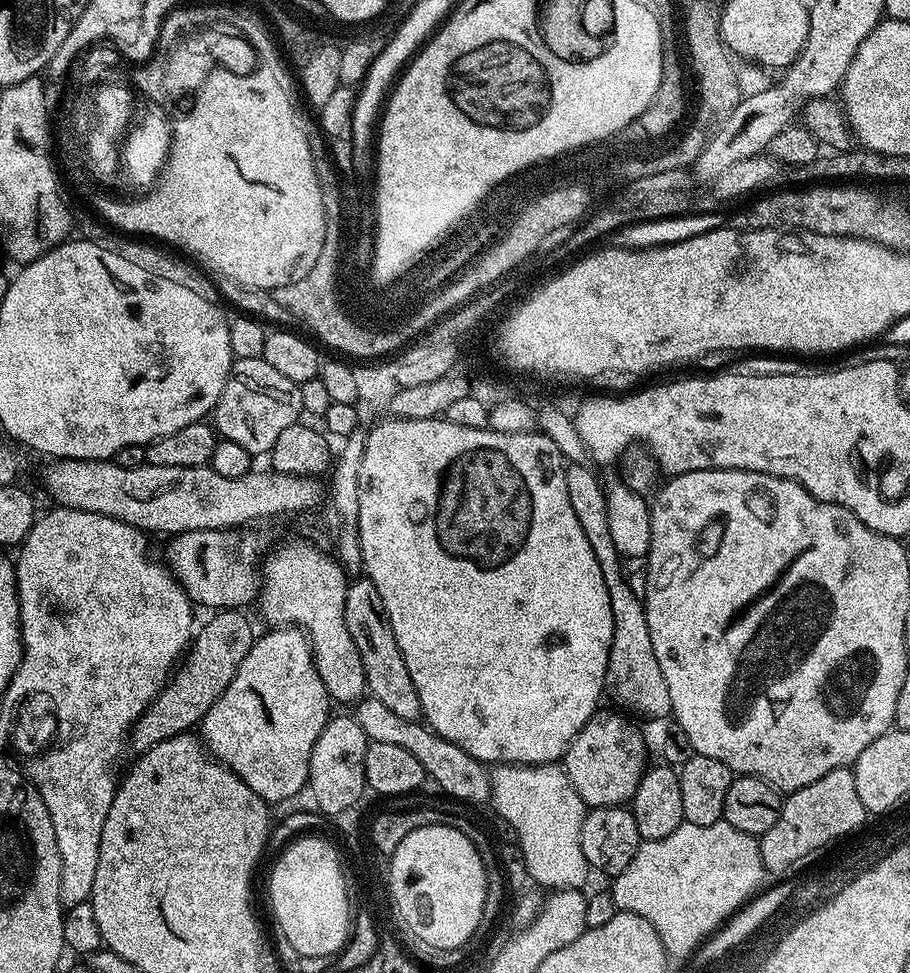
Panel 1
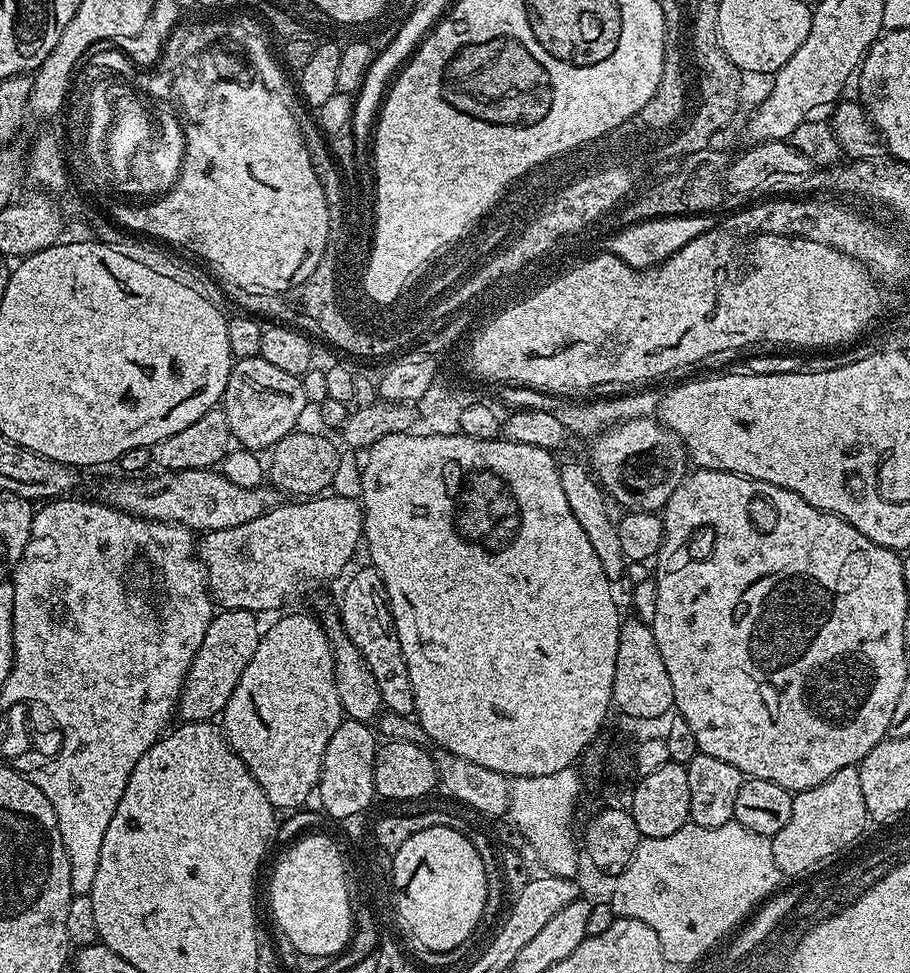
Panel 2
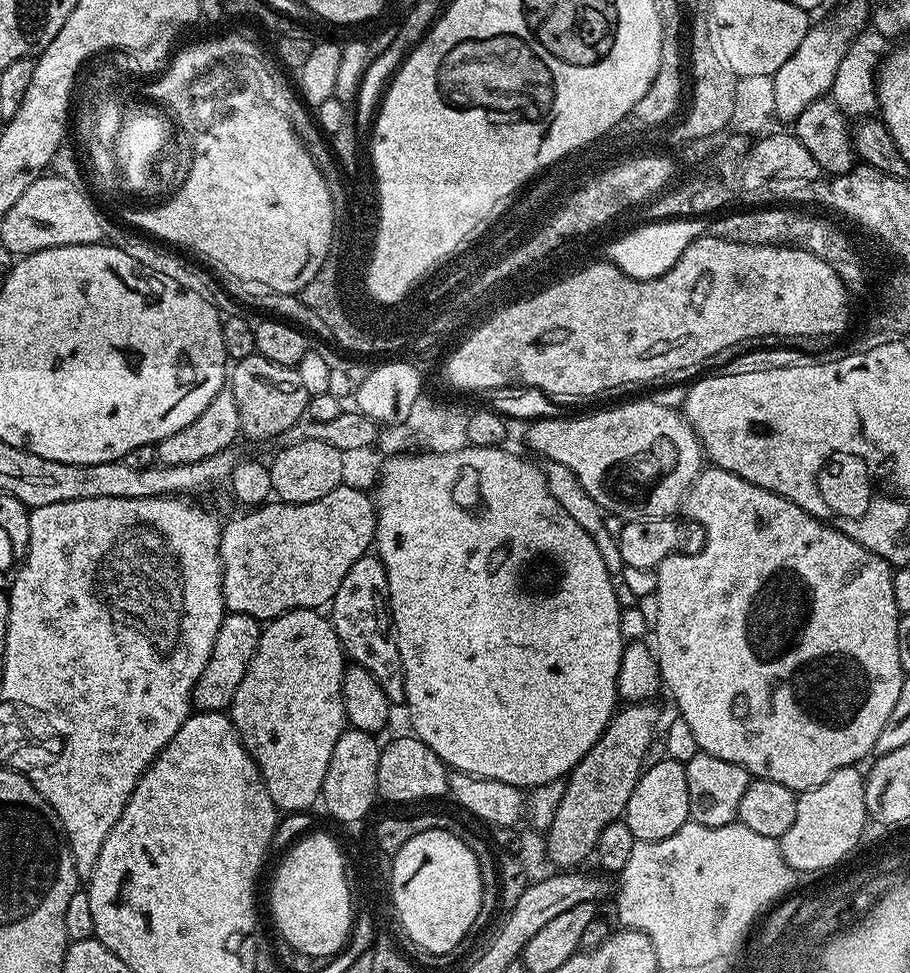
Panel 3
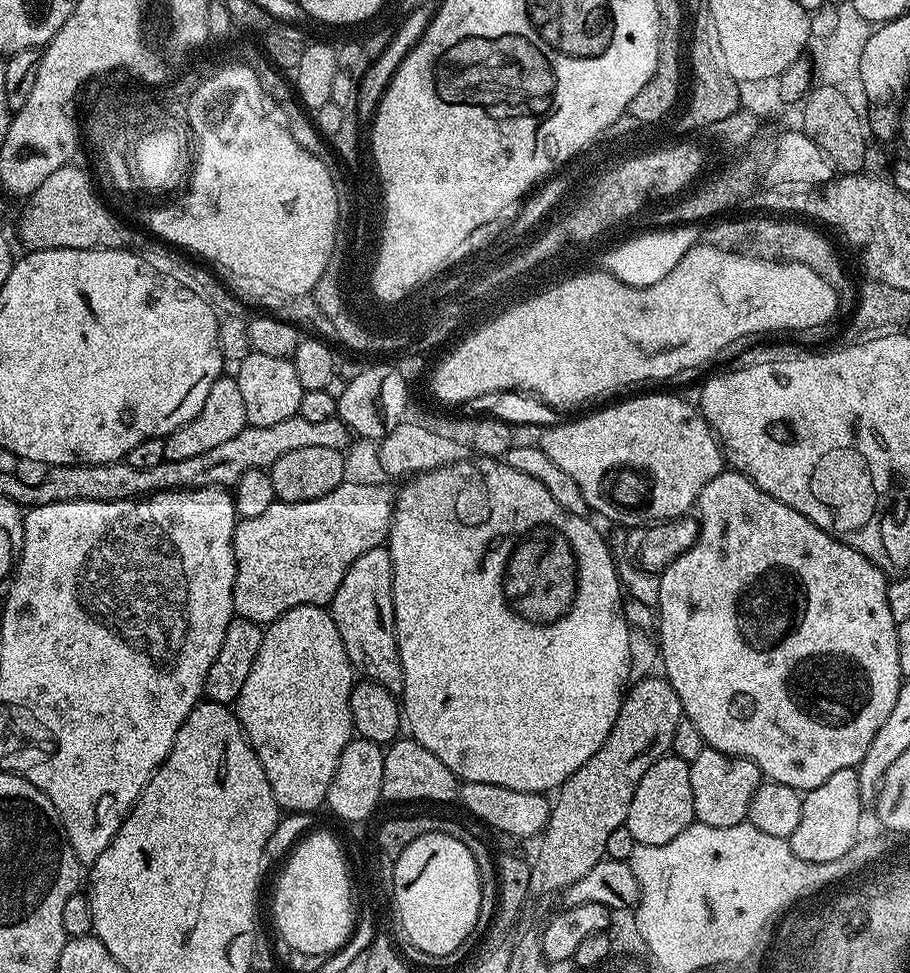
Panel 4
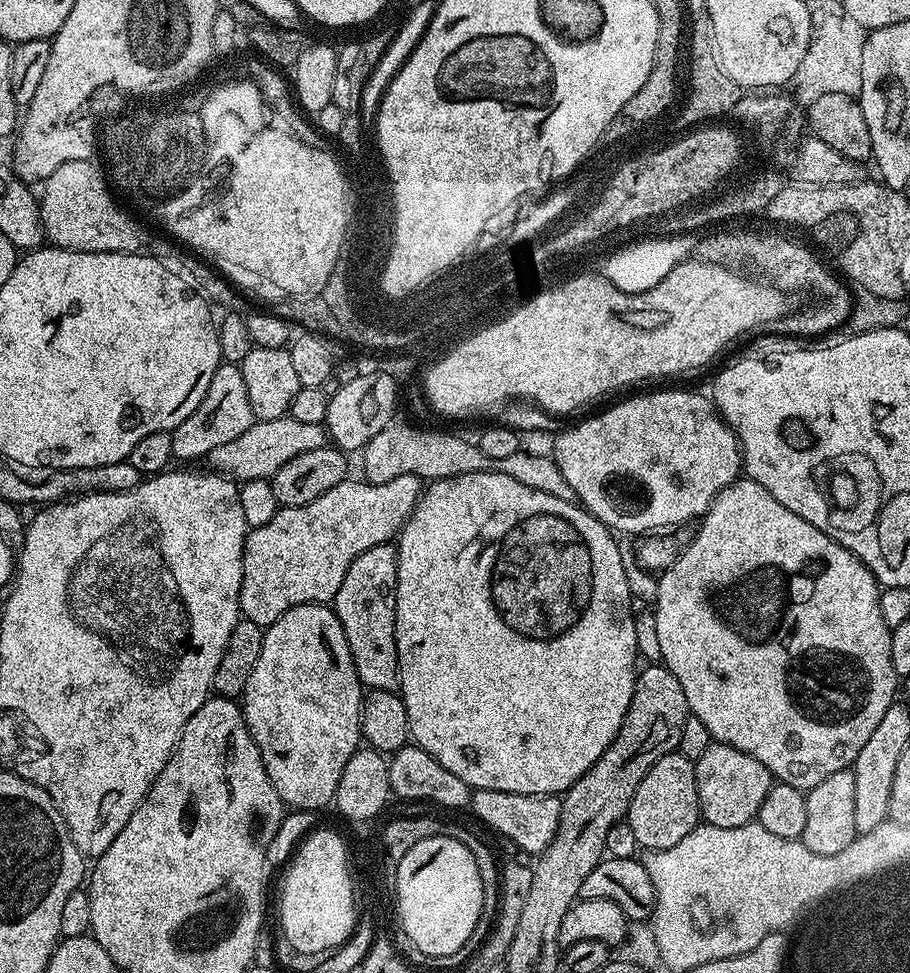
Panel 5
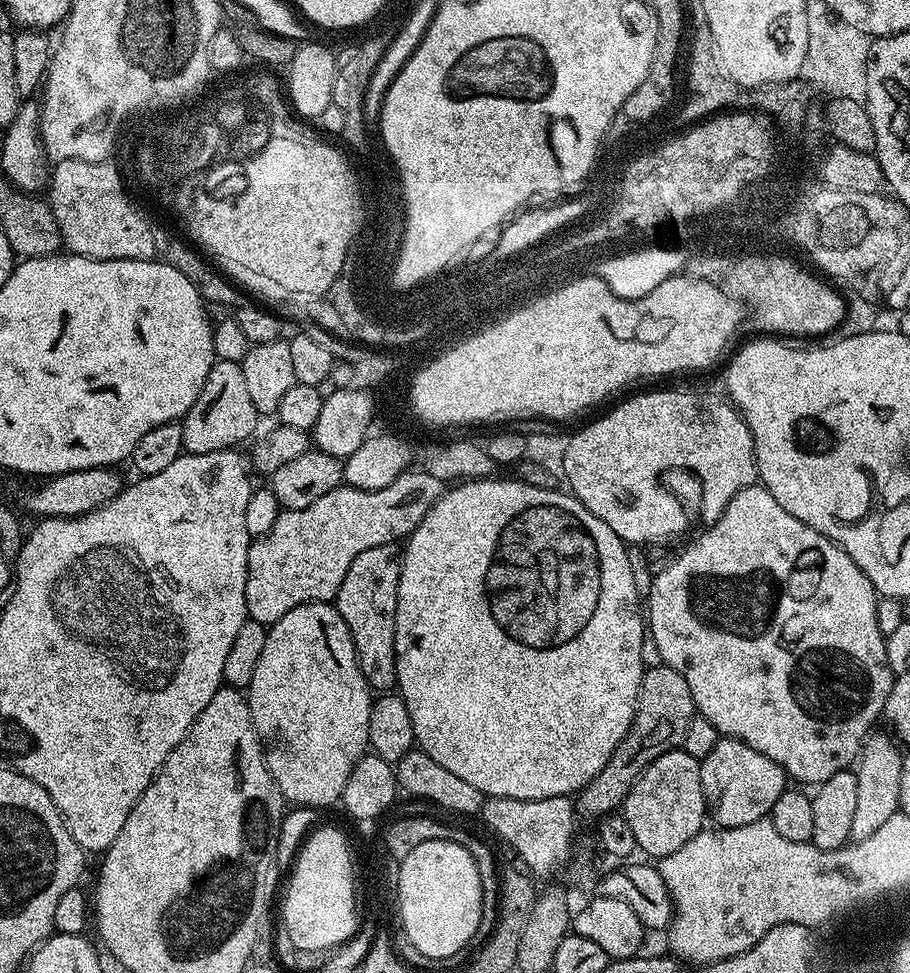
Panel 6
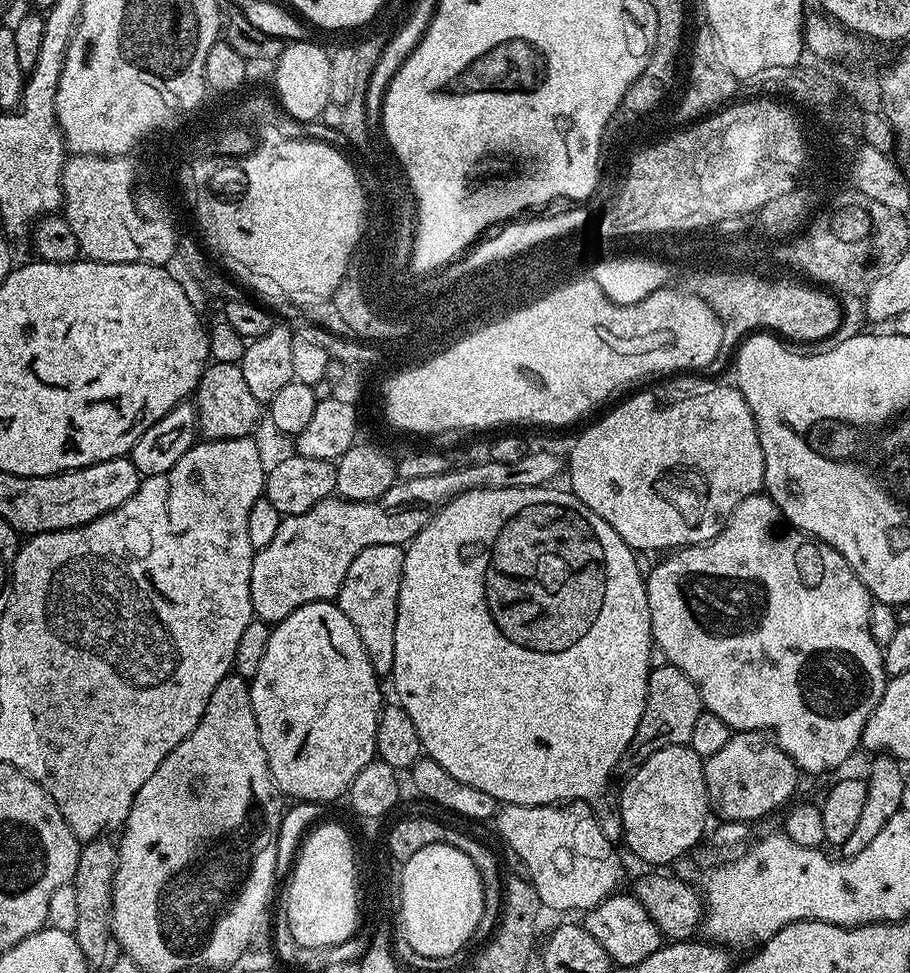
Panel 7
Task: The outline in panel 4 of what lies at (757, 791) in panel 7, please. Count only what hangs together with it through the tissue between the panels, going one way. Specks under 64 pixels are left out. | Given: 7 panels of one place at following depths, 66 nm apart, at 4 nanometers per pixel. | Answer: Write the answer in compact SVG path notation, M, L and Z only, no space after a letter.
M704 747L702 754L688 766L690 791L694 794L694 814L699 823L706 826L738 826L748 819L750 798L760 789L760 767L746 758L727 756L718 750Z

